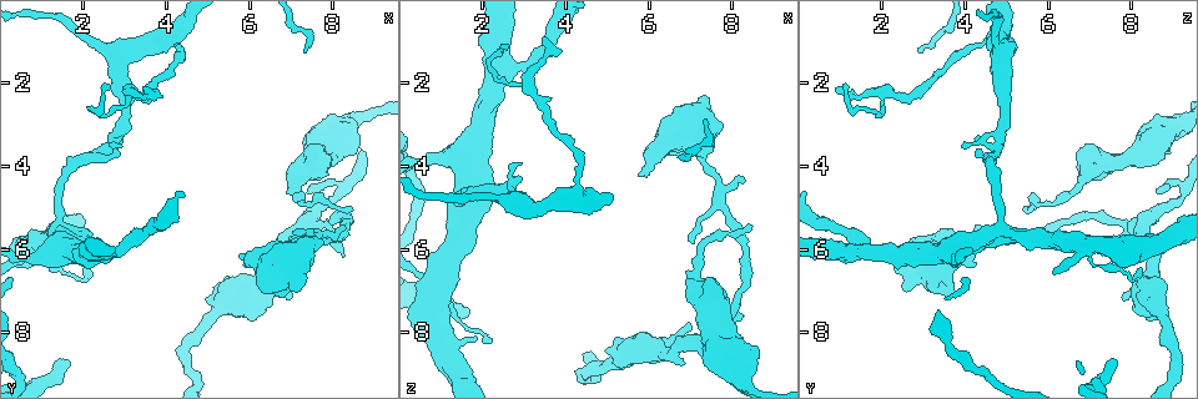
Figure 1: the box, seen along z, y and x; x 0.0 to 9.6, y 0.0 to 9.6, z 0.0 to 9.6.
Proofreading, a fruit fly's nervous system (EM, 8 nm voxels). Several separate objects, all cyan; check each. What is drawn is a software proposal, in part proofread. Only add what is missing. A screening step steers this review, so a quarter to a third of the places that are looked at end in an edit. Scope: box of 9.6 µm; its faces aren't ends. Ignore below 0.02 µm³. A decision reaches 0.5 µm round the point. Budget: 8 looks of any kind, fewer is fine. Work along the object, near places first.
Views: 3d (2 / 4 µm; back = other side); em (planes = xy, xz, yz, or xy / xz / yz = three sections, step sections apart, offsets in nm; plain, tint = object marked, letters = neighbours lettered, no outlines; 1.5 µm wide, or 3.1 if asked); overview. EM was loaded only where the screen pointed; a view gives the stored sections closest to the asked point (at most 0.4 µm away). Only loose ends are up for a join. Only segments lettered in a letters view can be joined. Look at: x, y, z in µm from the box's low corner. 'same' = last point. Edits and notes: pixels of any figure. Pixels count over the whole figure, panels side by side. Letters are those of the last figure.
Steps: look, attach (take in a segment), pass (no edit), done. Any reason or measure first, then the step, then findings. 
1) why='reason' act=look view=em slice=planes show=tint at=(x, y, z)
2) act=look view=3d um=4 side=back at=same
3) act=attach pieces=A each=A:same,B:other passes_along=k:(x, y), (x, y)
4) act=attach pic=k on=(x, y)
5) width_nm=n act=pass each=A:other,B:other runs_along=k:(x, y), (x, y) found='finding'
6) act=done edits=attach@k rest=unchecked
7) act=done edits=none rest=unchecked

why='branch stops here' act=look view=em slice=xz step=8 show=letters at=(6.95, 7.20, 7.85)

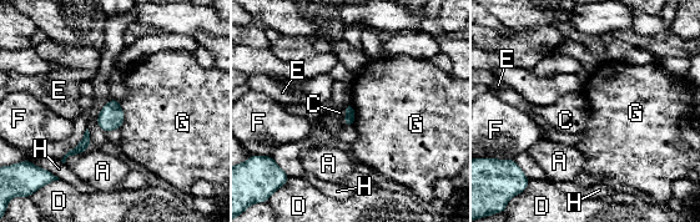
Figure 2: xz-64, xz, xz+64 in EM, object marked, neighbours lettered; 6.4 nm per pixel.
act=pass each=A:other,C:other,D:other,E:other,F:other,G:other,H:other found='no lettered segment goes on from it'

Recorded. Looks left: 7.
why='long arm stops here' act=look view=em slice=planes show=tint at=(1.60, 8.75, 7.60)

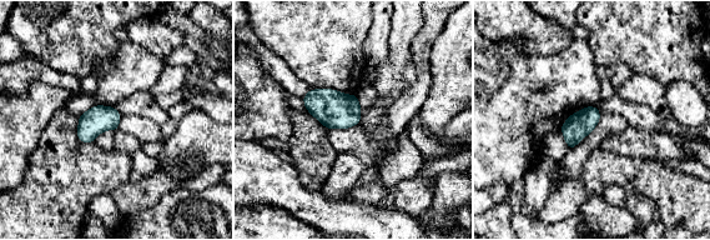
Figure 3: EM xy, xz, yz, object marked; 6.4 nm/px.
why='what lies round it' act=look view=em slice=planes show=letters at=same

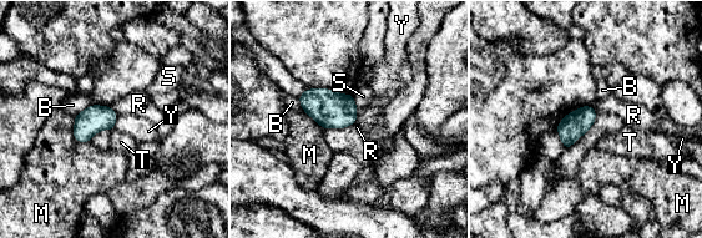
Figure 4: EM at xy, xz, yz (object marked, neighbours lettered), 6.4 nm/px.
width_nm=170 act=pass each=B:other,M:other,R:other,S:other,T:other,Y:other border=4:(117, 116), (114, 128) found='none of them fits'

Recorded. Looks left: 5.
why='branch stops here' act=look view=3d um=2 at=(2.90, 3.55, 3.90)

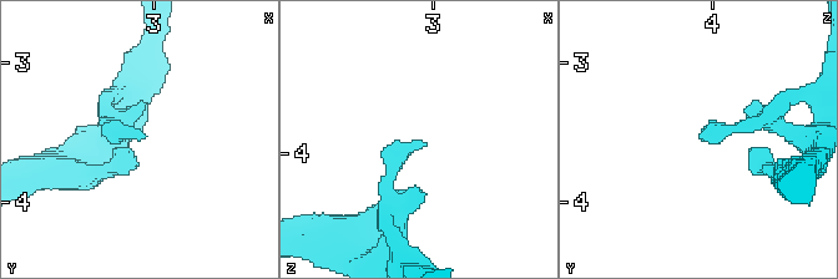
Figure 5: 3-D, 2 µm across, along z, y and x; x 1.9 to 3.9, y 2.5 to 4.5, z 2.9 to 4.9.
act=look view=em slice=planes show=plain at=(2.90, 3.54, 3.90)

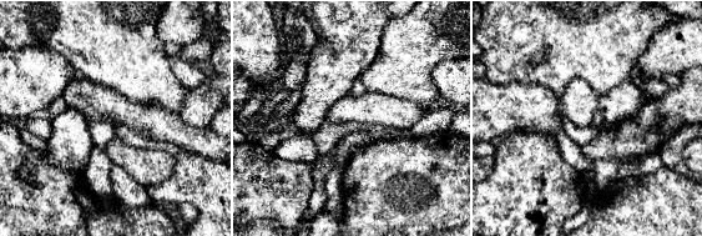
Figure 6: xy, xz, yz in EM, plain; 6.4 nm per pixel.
why='see the neighbours' act=look view=em slice=planes show=letters at=same

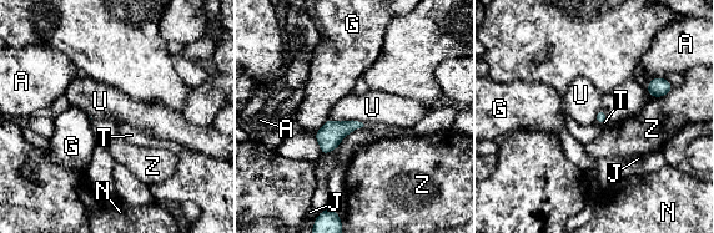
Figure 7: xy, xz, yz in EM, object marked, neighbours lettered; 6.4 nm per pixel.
act=pass each=A:other,G:other,J:other,N:other,T:other,U:other,Z:other found='none of them fits'

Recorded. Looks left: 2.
act=done edits=none rest=unchecked

